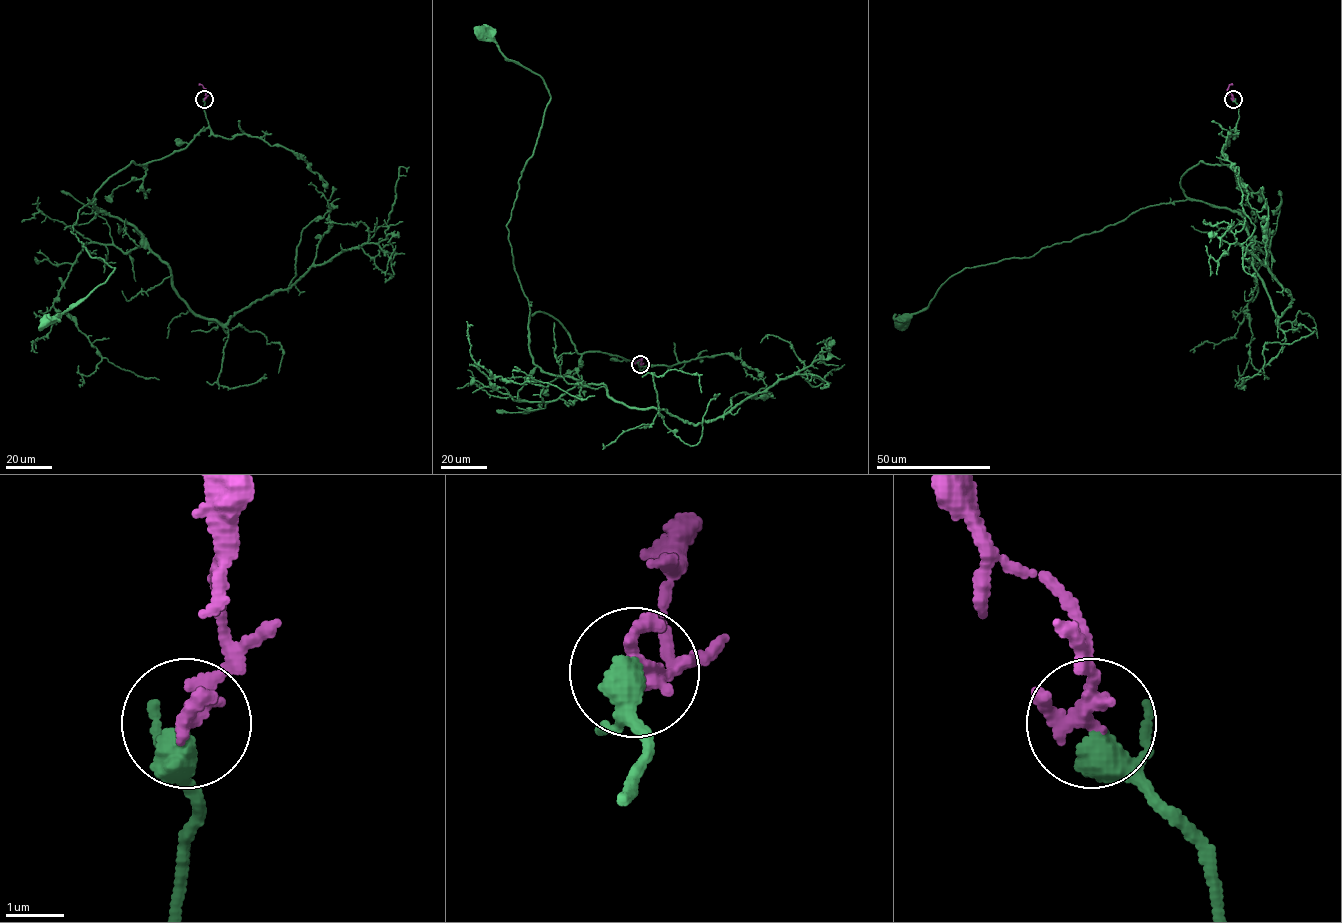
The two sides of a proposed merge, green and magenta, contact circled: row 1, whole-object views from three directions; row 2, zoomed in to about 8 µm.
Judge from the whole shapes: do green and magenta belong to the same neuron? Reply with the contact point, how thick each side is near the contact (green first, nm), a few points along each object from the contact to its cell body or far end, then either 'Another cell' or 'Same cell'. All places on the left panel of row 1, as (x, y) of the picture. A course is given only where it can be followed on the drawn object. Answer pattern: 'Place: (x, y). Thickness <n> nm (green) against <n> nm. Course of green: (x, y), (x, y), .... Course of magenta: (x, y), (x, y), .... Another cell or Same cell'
Place: (204, 99). Thickness 360 nm (green) against 400 nm. Course of green: (204, 99), (208, 126), (183, 148), (132, 161), (79, 210), (71, 232), (92, 257), (115, 267), (45, 323). Course of magenta: (204, 99), (205, 89), (200, 85). Another cell

